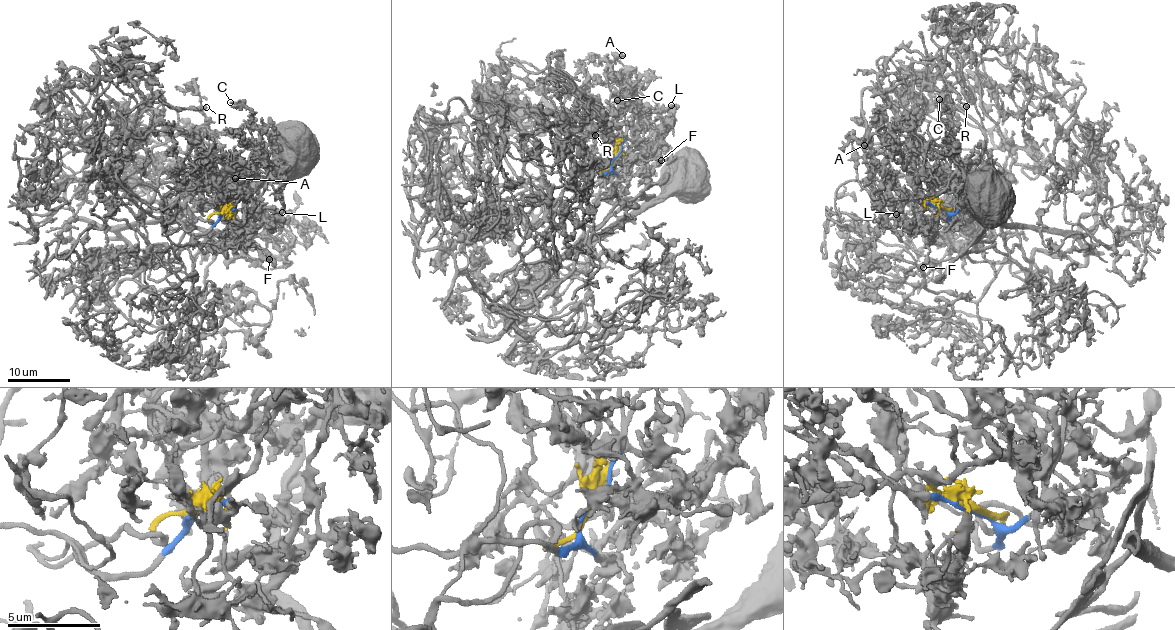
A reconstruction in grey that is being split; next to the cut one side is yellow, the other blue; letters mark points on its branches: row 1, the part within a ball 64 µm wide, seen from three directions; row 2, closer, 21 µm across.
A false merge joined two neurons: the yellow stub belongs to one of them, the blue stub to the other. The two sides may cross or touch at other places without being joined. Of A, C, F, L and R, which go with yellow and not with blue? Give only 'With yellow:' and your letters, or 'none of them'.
With yellow: A, C, F, L

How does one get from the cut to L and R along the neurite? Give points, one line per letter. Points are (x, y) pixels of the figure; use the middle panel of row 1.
L: (614, 159), (621, 133), (609, 101), (614, 90), (608, 79), (626, 87), (643, 108), (664, 111), (672, 104)
R: (614, 159), (604, 172), (548, 172), (504, 112), (504, 63), (575, 127), (595, 135)

